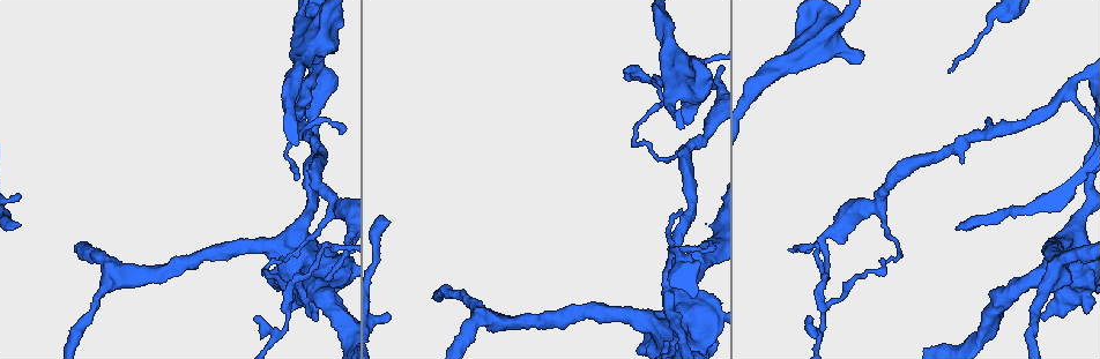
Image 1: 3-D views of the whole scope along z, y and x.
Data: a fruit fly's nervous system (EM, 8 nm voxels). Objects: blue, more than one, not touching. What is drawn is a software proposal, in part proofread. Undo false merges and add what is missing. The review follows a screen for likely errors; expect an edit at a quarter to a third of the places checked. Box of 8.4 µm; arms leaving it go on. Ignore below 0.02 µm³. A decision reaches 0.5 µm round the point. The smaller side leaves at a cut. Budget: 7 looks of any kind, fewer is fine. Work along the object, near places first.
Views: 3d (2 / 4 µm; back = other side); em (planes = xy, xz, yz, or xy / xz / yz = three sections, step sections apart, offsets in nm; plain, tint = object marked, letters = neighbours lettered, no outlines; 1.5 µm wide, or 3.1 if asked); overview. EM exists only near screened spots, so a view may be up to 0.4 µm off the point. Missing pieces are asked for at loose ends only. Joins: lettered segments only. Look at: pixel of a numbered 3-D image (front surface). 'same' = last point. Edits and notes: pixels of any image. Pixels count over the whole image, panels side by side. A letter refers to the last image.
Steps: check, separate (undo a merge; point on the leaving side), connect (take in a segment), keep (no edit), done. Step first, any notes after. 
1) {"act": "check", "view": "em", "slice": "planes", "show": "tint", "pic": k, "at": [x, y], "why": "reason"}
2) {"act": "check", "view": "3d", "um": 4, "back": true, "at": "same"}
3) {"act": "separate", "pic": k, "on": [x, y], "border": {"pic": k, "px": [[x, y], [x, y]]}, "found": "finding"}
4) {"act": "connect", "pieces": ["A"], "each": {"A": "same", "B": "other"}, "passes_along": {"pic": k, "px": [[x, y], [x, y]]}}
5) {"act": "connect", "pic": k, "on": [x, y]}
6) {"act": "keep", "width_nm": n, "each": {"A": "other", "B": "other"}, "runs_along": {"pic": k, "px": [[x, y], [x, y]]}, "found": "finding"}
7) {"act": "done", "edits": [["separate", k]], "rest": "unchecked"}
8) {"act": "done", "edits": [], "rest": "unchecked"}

{"act": "check", "view": "3d", "um": 2, "pic": 1, "at": [387, 318], "why": "free end"}

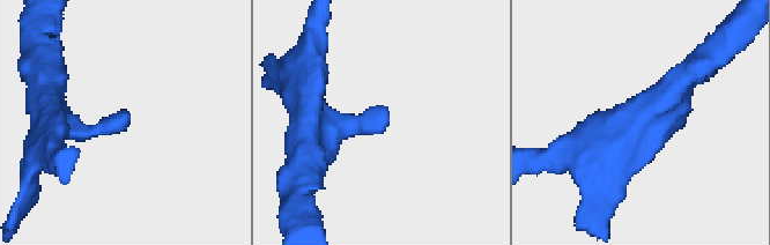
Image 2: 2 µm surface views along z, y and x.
{"act": "check", "view": "em", "slice": "xz", "step": 8, "show": "tint", "pic": 2, "at": [383, 128]}

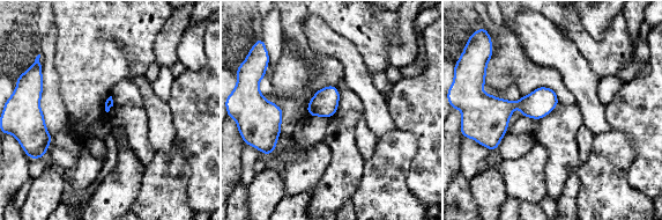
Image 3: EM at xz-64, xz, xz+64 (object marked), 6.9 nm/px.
{"act": "check", "view": "em", "slice": "xy", "step": 4, "show": "letters", "at": "same"}

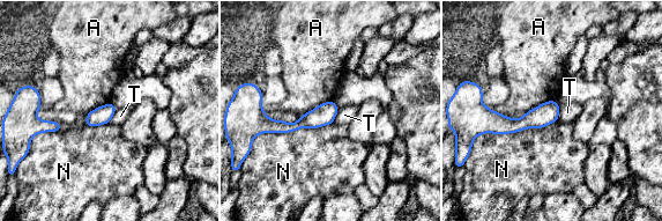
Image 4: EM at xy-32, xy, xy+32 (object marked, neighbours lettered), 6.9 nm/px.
{"act": "keep", "longest_contact_nm": ["N", 550], "each": {"A": "other", "N": "other", "T": "other"}, "border": {"pic": 4, "px": [[557, 119], [541, 127], [477, 137]]}, "found": "none of them fits"}

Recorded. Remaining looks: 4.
{"act": "check", "view": "em", "slice": "planes", "show": "tint", "pic": 1, "at": [833, 299], "why": "three arms meet"}

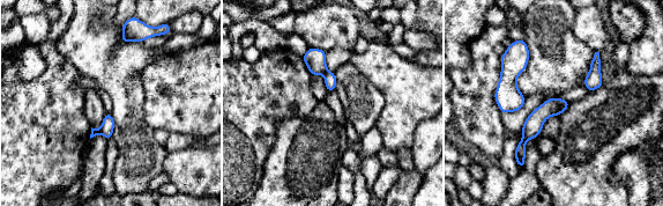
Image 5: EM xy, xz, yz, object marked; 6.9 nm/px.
{"act": "check", "view": "em", "slice": "planes", "show": "letters", "at": "same"}

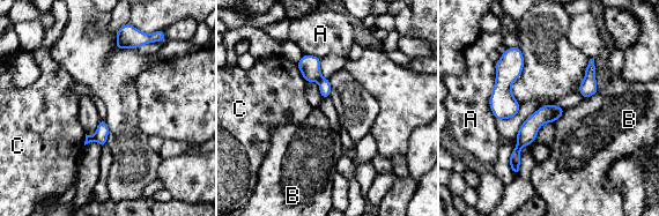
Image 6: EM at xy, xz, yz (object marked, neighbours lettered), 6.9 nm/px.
{"act": "separate", "pic": 6, "on": [324, 83], "longest_contact_nm": ["A", 400], "each": {"A": "other", "B": "other", "C": "other"}, "part_leaving": {"pic": 6, "px": [[558, 110], [527, 132], [513, 168]]}, "found": "a second neuron is stuck on"}

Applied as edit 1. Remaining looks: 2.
{"act": "check", "view": "em", "slice": "xz", "step": 8, "show": "tint", "pic": 1, "at": [308, 29], "why": "abrupt turn"}

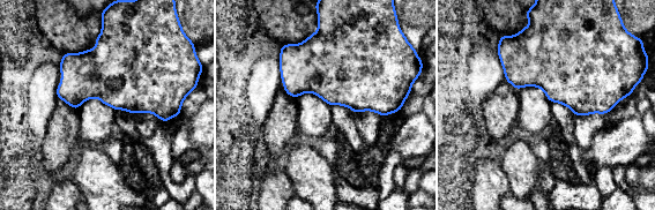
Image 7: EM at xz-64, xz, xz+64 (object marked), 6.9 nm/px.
{"act": "check", "view": "em", "slice": "xz", "step": 8, "show": "letters", "at": "same"}

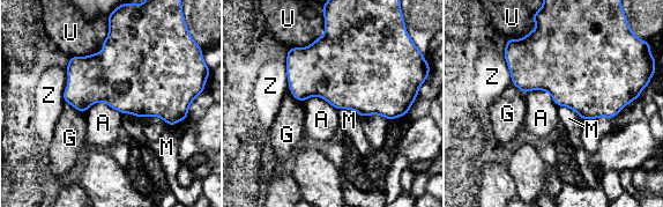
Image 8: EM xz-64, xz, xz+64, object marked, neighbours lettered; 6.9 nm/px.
{"act": "keep", "longest_contact_nm": ["A", 260], "each": {"A": "other", "G": "other", "M": "other", "U": "other", "Z": "other"}, "border": {"pic": 8, "px": [[103, 42], [101, 51], [71, 58]]}, "found": "continuous, no second neuron"}

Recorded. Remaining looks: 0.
{"act": "done", "edits": [["separate", 6]], "rest": "unchecked"}

